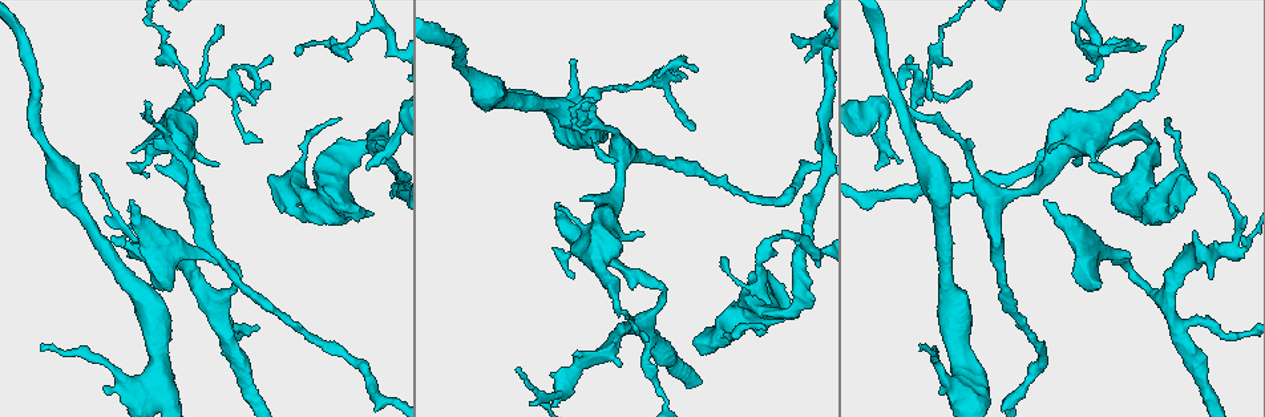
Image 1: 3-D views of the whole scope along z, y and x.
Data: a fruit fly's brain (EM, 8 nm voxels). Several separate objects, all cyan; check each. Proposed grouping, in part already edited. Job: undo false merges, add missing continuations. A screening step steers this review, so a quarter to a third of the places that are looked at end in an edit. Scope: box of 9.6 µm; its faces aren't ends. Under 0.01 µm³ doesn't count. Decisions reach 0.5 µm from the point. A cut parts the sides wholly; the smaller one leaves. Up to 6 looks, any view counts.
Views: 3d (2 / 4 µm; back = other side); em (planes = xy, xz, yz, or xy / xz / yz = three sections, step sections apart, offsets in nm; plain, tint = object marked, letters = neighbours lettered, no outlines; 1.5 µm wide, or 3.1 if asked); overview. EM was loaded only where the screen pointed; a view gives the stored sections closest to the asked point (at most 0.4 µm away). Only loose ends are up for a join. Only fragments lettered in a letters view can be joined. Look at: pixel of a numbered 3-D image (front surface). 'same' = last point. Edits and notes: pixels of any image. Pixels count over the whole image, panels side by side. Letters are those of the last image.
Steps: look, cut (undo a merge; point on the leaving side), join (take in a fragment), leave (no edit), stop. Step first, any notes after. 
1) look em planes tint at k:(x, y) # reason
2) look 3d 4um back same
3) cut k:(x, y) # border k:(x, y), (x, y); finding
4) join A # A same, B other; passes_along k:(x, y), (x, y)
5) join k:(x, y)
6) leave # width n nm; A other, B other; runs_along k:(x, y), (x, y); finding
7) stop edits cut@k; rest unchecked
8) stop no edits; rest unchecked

look 3d 4um at 1:(745, 288) # thin neck

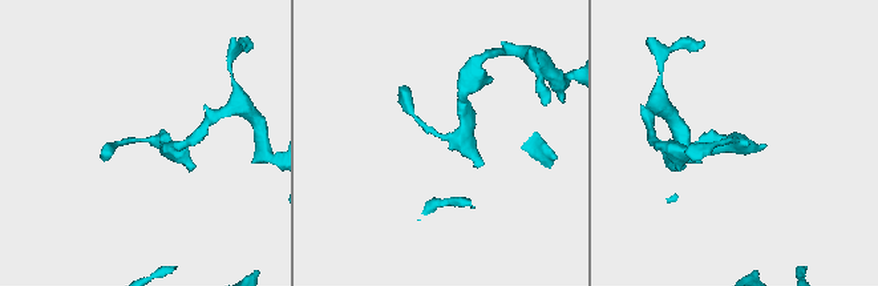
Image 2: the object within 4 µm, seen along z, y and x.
look em planes plain at 2:(142, 140) # shape alone is not enough

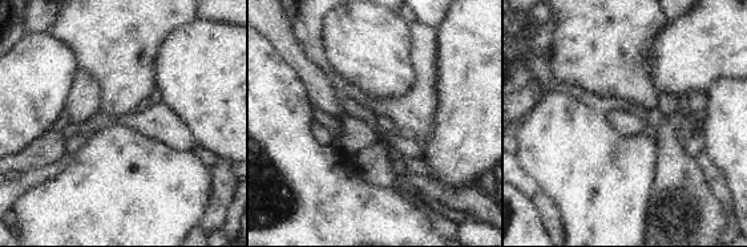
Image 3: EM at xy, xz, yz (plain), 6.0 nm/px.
look em planes letters same

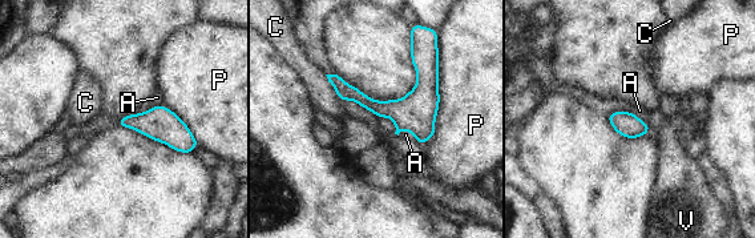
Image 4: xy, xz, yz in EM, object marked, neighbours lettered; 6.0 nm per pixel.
leave # longest_contact P 650 nm; A other, C other, P other, V other; one neuron here

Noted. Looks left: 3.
look 3d 4um at 1:(693, 126) # thin end

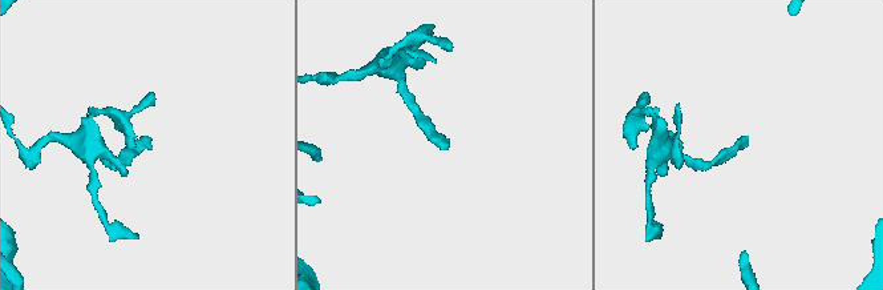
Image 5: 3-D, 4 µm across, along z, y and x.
look em xz step 4 letters at 5:(745, 138)

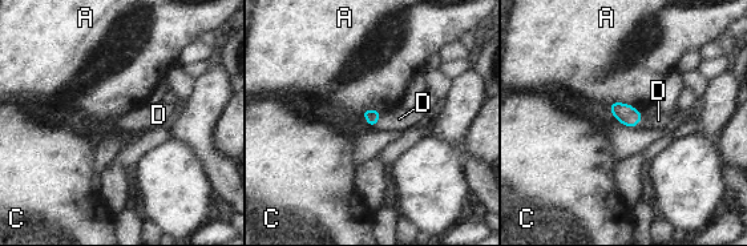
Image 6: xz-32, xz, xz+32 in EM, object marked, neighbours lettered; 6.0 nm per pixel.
look em planes letters same

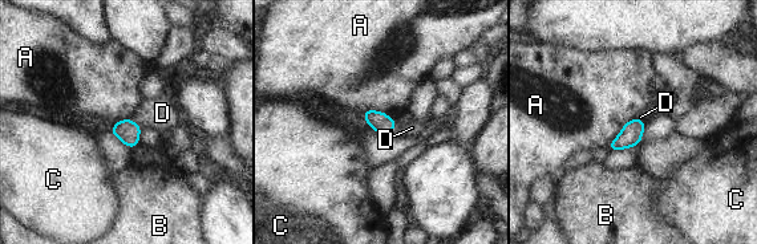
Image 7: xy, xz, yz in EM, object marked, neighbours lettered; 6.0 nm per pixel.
join D # A other, B other, C other, D same; passes_along 7:(128, 131), (136, 123), (162, 113); it goes on there

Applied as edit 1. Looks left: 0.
stop edits join@7; rest unchecked

